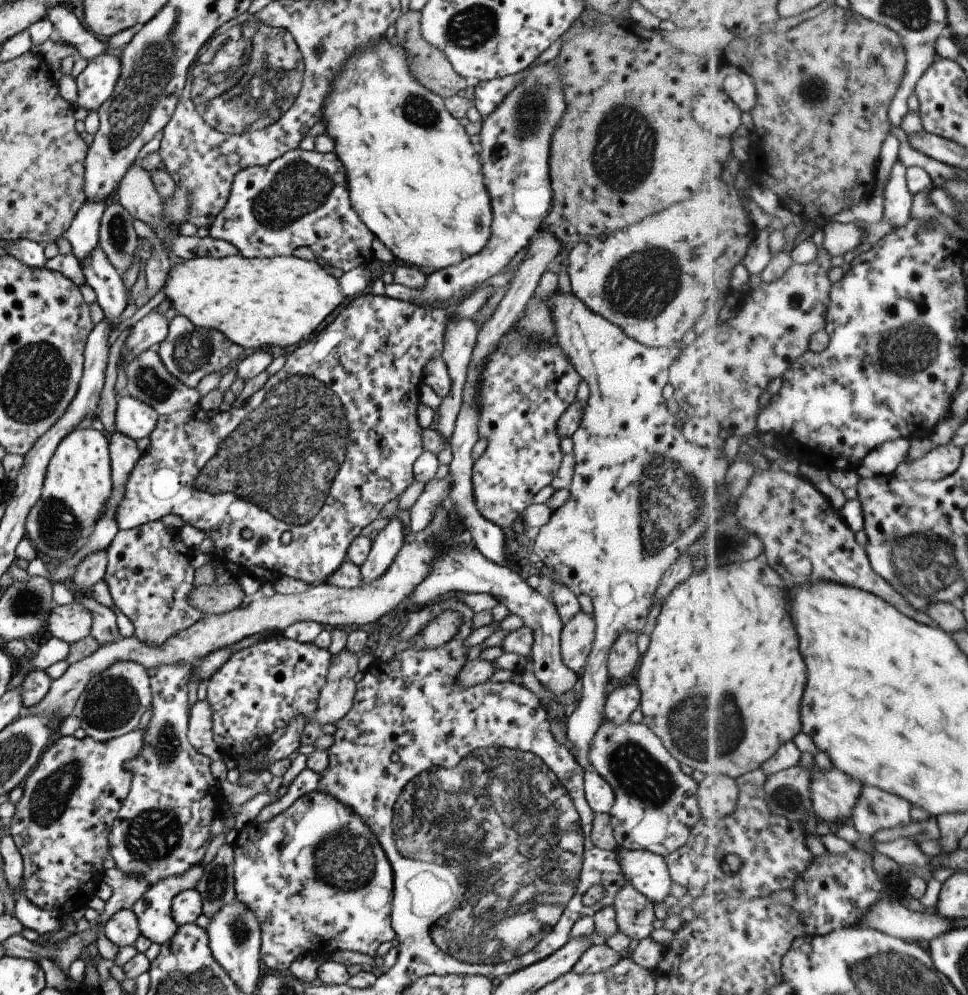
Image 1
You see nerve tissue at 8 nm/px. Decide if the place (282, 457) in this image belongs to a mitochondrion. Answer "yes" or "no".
yes

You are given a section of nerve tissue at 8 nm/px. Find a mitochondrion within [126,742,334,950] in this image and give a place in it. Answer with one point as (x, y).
(216, 883)

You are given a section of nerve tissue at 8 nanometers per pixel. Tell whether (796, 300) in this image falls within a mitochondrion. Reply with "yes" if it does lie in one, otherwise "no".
no

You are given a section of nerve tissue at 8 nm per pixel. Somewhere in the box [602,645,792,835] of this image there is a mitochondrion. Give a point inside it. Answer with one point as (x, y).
(703, 729)

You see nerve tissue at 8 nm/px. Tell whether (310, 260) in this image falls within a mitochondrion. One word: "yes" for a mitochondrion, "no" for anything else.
no

